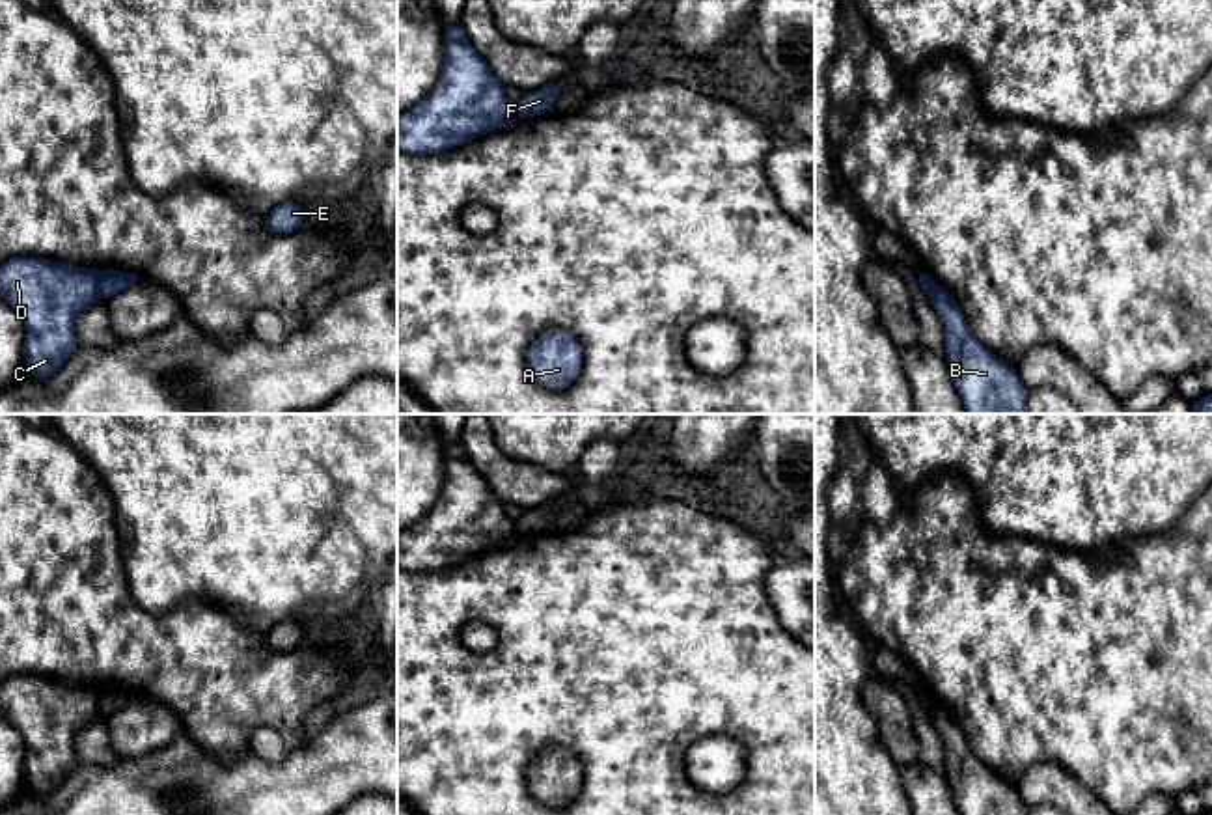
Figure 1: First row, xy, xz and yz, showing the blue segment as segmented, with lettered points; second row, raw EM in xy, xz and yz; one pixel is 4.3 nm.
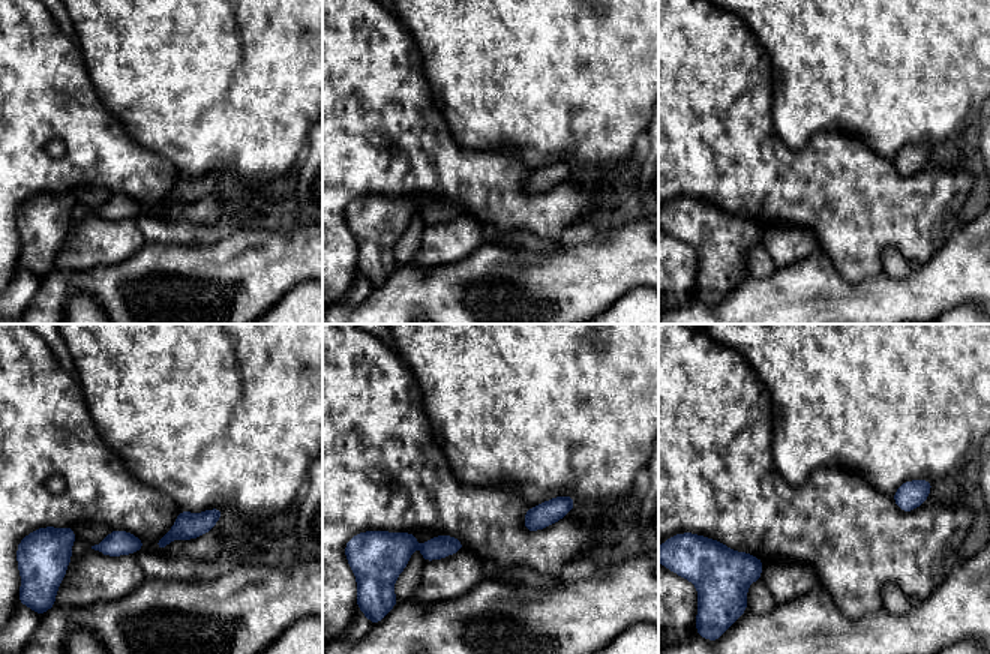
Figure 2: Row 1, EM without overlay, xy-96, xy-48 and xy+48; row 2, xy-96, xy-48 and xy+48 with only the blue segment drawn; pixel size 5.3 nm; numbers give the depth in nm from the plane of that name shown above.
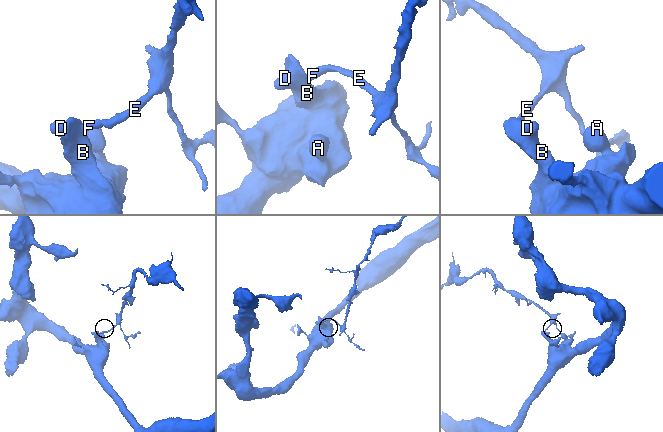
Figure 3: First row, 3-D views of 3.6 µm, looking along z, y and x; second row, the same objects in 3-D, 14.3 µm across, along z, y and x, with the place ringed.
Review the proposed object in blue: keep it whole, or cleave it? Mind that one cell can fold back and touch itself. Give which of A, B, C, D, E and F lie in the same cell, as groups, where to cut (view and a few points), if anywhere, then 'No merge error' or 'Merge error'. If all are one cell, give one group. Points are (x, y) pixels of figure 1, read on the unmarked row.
Groups: A B C D / E F. Split along xy (99, 689), (97, 713). Merge error

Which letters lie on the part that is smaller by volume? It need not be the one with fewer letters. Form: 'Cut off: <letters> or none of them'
Cut off: E, F

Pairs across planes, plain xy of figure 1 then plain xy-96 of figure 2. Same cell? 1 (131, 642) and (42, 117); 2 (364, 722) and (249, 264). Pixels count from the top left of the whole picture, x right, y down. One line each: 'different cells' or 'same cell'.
1: same cell
2: same cell

